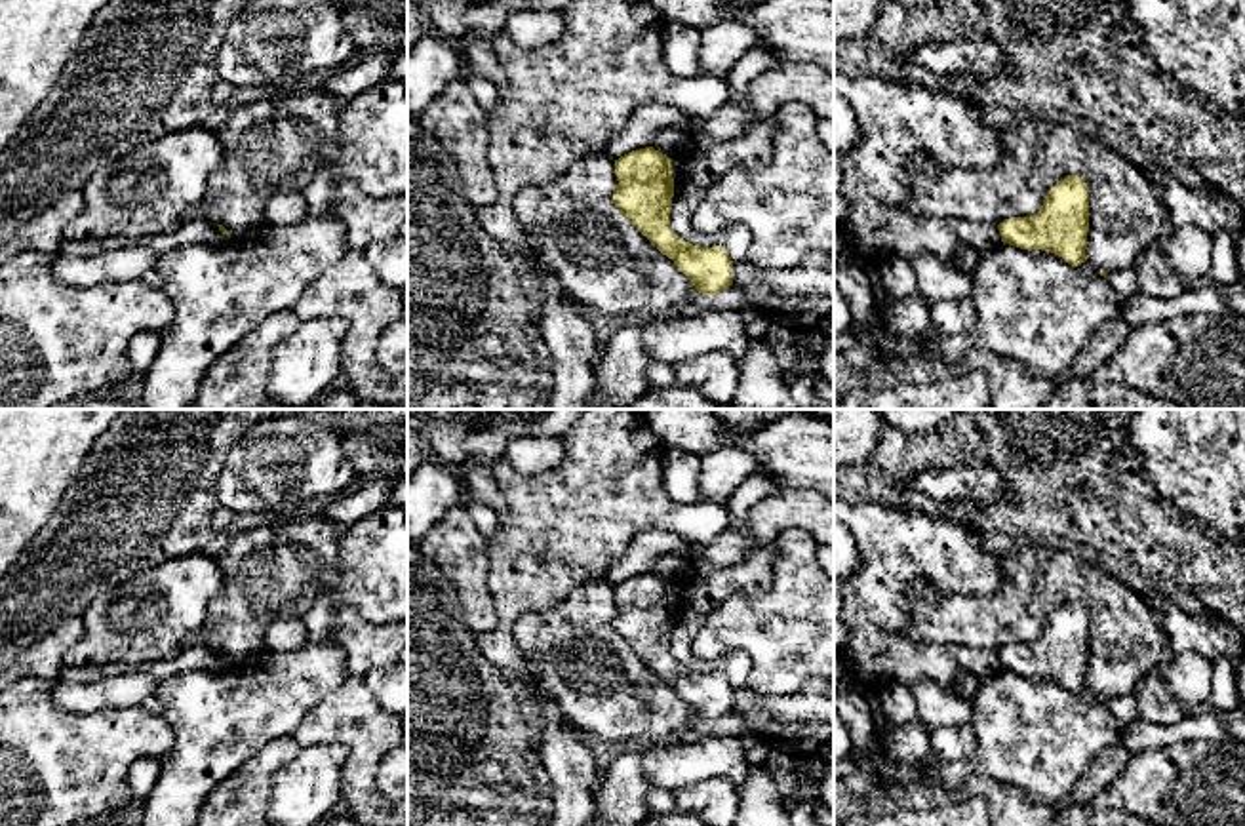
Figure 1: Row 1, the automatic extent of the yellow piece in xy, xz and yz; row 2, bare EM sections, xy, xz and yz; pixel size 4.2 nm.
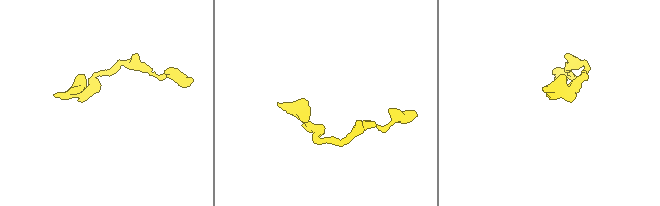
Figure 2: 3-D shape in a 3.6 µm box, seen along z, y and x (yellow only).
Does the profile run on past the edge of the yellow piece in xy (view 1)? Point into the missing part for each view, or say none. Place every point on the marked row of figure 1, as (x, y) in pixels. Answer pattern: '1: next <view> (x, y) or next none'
1: next none

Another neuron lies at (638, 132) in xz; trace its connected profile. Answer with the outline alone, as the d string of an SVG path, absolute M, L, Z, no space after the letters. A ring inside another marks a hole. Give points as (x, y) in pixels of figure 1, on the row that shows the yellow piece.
M647 103L634 110L626 126L602 145L598 154L619 160L621 156L653 145L653 135L661 128L687 128L691 118L666 103Z

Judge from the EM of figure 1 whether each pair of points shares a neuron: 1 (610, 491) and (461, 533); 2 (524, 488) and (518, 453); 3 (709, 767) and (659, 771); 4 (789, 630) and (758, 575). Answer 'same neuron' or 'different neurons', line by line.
1: different neurons
2: different neurons
3: same neuron
4: different neurons

